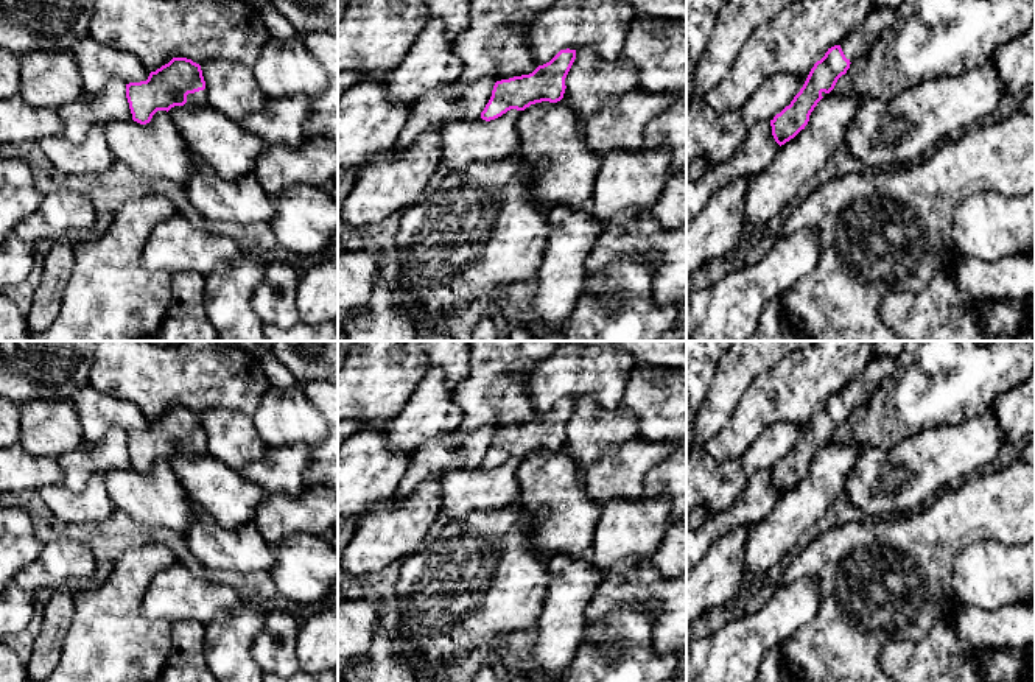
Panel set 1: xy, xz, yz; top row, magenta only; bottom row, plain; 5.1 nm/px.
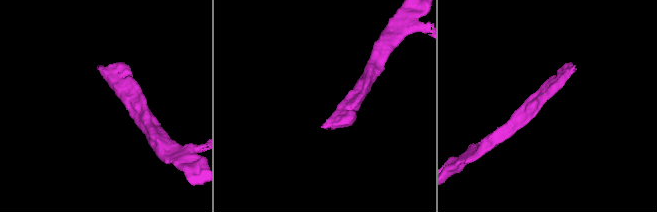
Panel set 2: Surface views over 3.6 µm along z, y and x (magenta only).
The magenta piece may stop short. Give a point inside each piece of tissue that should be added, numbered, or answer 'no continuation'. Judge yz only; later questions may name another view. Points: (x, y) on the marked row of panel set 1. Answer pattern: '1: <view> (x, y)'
1: yz (863, 38)

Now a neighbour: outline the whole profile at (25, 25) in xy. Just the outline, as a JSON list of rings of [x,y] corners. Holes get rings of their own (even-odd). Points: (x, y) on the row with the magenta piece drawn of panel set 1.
[[[0,0],[0,50],[16,54],[30,51],[70,51],[70,48],[82,37],[89,36],[90,16],[95,0]]]

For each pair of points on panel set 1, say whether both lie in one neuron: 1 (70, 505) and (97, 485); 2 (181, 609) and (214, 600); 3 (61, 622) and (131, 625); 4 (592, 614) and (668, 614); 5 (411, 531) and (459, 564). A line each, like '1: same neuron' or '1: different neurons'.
1: same neuron
2: same neuron
3: different neurons
4: same neuron
5: different neurons

